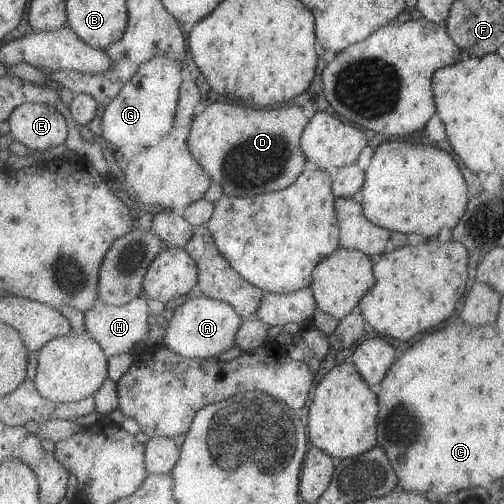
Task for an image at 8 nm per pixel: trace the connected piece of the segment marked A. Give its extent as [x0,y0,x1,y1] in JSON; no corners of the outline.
[163,292,242,359]

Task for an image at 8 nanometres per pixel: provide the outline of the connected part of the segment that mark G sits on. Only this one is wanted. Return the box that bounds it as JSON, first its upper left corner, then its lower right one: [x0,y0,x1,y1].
[100,57,184,149]

